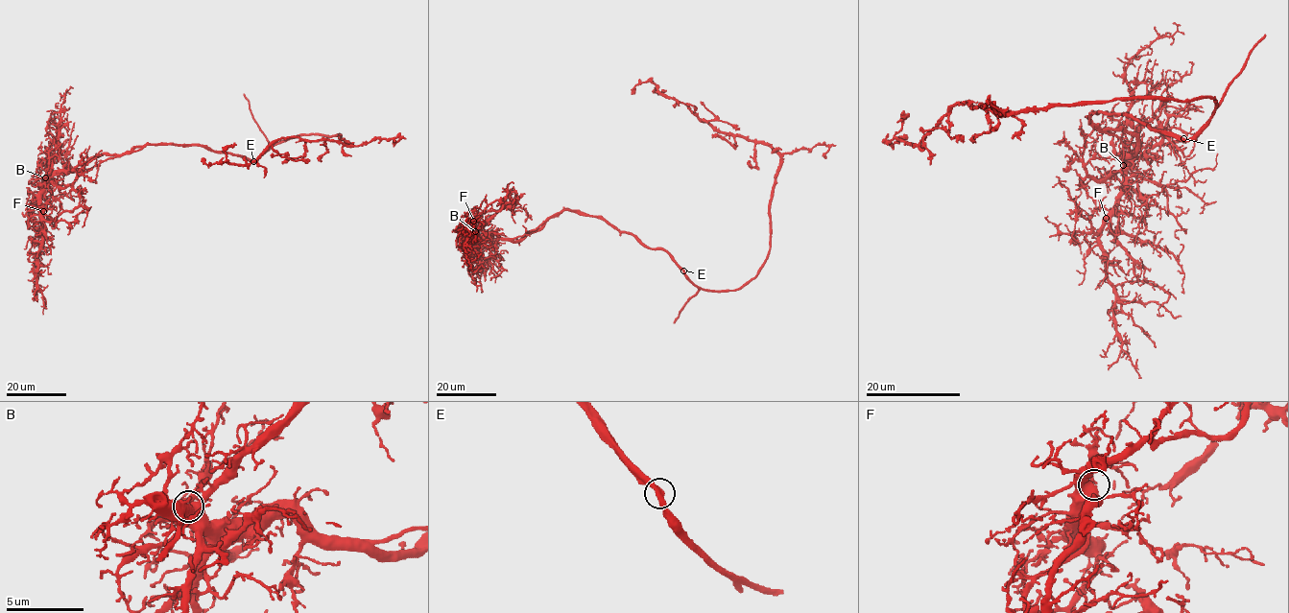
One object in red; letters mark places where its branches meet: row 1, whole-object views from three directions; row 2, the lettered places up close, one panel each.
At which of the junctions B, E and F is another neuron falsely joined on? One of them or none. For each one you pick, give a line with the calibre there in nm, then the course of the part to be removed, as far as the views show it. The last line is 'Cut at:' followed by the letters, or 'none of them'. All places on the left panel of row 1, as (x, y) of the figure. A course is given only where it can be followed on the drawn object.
Cut at: none of them

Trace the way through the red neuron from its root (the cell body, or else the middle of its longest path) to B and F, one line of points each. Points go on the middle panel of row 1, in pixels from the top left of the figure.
B: (685, 275), (665, 251), (644, 247), (633, 235), (620, 231), (599, 217), (567, 210), (513, 239), (475, 231)
F: (685, 275), (665, 251), (644, 247), (599, 217), (563, 210), (513, 239), (478, 235), (470, 230), (473, 221)

